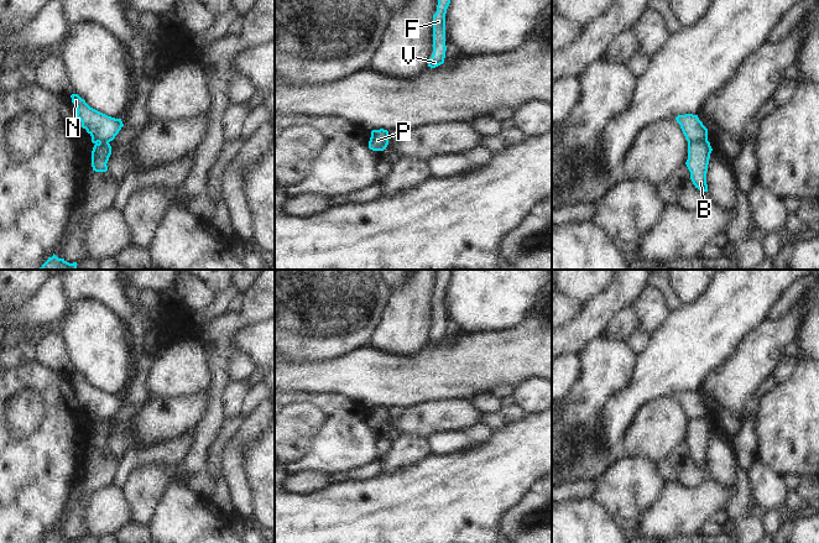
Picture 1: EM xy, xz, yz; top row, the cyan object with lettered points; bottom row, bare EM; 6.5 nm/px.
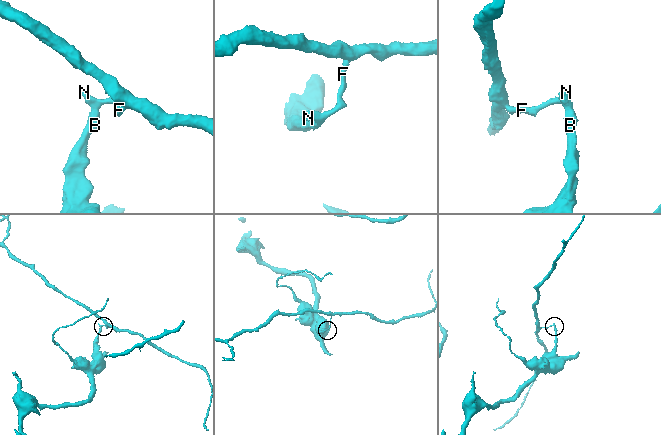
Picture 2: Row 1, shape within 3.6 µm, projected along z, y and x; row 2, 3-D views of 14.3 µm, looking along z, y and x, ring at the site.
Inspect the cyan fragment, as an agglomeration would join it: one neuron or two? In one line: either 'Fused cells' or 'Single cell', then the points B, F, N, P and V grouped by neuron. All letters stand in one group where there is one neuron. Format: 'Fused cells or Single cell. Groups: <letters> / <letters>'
Fused cells. Groups: B P / F N V

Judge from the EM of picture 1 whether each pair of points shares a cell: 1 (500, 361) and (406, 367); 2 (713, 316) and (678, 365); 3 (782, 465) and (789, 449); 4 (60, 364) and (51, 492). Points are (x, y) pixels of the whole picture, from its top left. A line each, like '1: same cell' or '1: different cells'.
1: same cell
2: same cell
3: same cell
4: different cells

